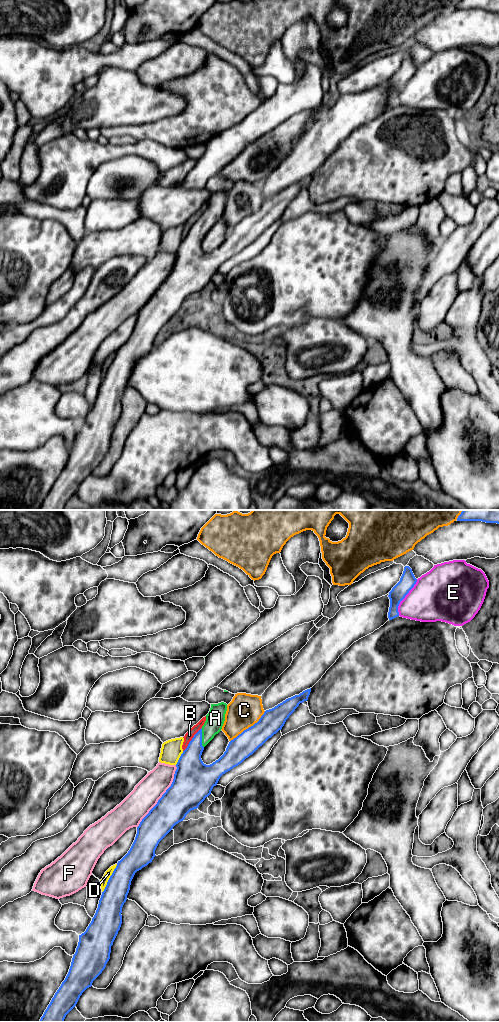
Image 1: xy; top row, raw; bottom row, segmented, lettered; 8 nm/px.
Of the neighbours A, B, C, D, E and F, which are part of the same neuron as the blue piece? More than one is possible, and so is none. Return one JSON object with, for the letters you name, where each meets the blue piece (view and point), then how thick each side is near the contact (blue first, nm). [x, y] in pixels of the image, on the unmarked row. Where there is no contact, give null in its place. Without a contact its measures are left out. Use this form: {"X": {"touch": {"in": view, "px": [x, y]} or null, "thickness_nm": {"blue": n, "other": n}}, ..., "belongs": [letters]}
{"A": {"touch": {"in": "xy", "px": [201, 226]}, "thickness_nm": {"blue": 220, "other": 150}}, "belongs": ["A"]}

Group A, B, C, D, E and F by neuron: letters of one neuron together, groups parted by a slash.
A / B / C / D / E / F

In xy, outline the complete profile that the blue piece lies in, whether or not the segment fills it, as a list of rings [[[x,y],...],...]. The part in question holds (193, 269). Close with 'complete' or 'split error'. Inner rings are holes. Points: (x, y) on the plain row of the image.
[[[311,176],[299,183],[286,187],[272,197],[266,198],[257,211],[244,218],[229,230],[226,239],[218,248],[210,253],[206,253],[201,247],[202,240],[204,235],[221,219],[227,199],[227,192],[224,190],[211,192],[204,213],[194,223],[176,252],[177,257],[171,274],[142,307],[137,315],[137,322],[130,338],[118,349],[102,380],[98,396],[91,411],[86,419],[79,423],[78,434],[73,443],[69,460],[39,510],[64,510],[66,503],[76,494],[82,481],[92,474],[93,469],[105,457],[110,447],[111,434],[122,412],[122,395],[127,388],[131,369],[137,359],[152,350],[156,344],[155,338],[159,330],[176,312],[183,309],[191,298],[199,295],[205,286],[211,282],[213,275],[217,273],[223,262],[241,252],[269,226],[281,218],[286,208],[299,192],[308,188],[310,180]]]; split error

